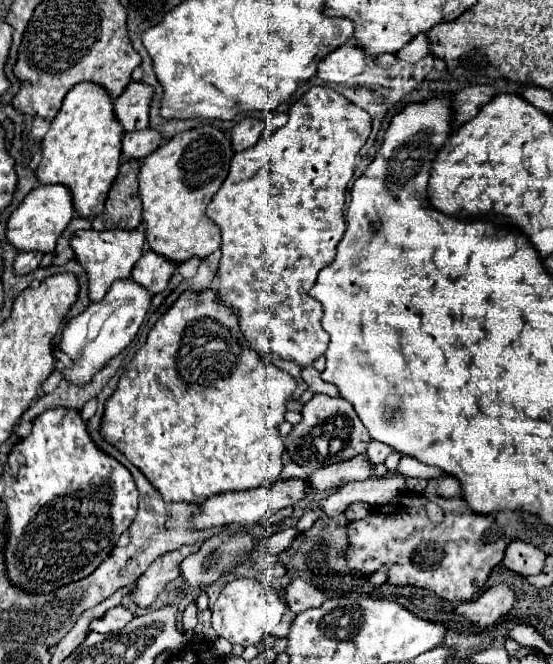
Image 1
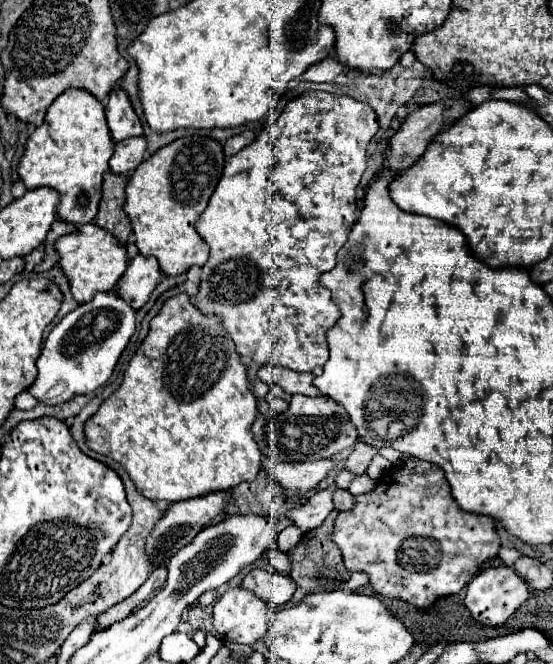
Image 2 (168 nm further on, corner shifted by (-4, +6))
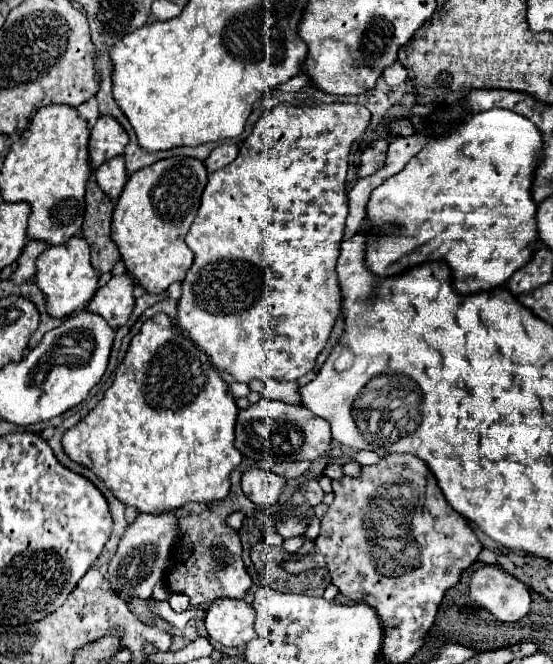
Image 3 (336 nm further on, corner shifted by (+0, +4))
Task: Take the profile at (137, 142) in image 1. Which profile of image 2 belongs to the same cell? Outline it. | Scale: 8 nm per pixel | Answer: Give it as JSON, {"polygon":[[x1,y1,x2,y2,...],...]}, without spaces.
{"polygon":[[144,136,118,142,114,156,110,158,110,170,116,174,130,176,136,170,136,166,146,158,146,148,148,144,144,142]]}

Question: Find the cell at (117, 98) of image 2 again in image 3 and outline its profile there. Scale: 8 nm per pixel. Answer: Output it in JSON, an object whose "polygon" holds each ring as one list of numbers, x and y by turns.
{"polygon":[[110,116,98,118,88,140,88,150,90,150,88,158,90,164,94,166,92,170,96,170,100,164,104,164,114,156,120,156,126,144,128,144,128,134,124,132,124,128,120,128,120,124,114,118]]}

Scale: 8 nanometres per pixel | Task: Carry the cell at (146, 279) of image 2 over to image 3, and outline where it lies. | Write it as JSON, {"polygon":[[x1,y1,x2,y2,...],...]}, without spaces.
{"polygon":[[128,274,112,276,106,286,96,290,84,310,102,316,110,328,120,328,128,322,134,308,132,290,134,280]]}

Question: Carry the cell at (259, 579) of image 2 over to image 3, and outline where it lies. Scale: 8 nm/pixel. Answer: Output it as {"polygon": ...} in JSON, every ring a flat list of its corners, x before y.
{"polygon":[[244,458,242,464,232,472,232,488,224,500,212,504,186,504,174,512,178,538,170,552,164,584,170,594,186,594,190,598,190,606,194,608,210,604,216,598,244,598,252,586,252,578,244,570,244,562,238,558,240,536,234,528,226,526,226,518,234,510,256,510,256,506,240,490,240,476,252,466,254,462]]}

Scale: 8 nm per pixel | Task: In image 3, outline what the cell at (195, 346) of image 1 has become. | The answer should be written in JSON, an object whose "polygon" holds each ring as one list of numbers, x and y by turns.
{"polygon":[[156,314,154,318,146,320,142,324,140,332,132,338,130,348,128,348,122,364,118,366,114,382,106,390,104,398,86,414,86,418,82,418,76,426,66,430,66,434,62,436,62,448,64,448,64,452,66,452,66,456,70,460,90,468,106,484,106,488,110,492,114,492,114,496,122,504,134,506,138,512,146,512,146,514,164,514,164,512,178,510,180,506,188,504,188,502,204,502,204,504,216,502,216,500,222,500,230,492,230,472,242,462,242,454,234,448,236,416,238,416,238,408,236,408,234,398,228,394,228,384,224,380,220,380,218,372,214,372,214,366,210,364,208,356,204,352,200,352,188,338,178,334,172,328,172,322,170,322,170,318,166,314]]}

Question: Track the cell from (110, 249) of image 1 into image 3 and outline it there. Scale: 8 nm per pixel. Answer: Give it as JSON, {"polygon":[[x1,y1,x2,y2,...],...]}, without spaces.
{"polygon":[[72,236,66,244,50,246,36,258,34,282,46,298,46,312,52,318,64,318,70,312,84,310,98,290,98,272,90,264,90,248,82,236]]}

